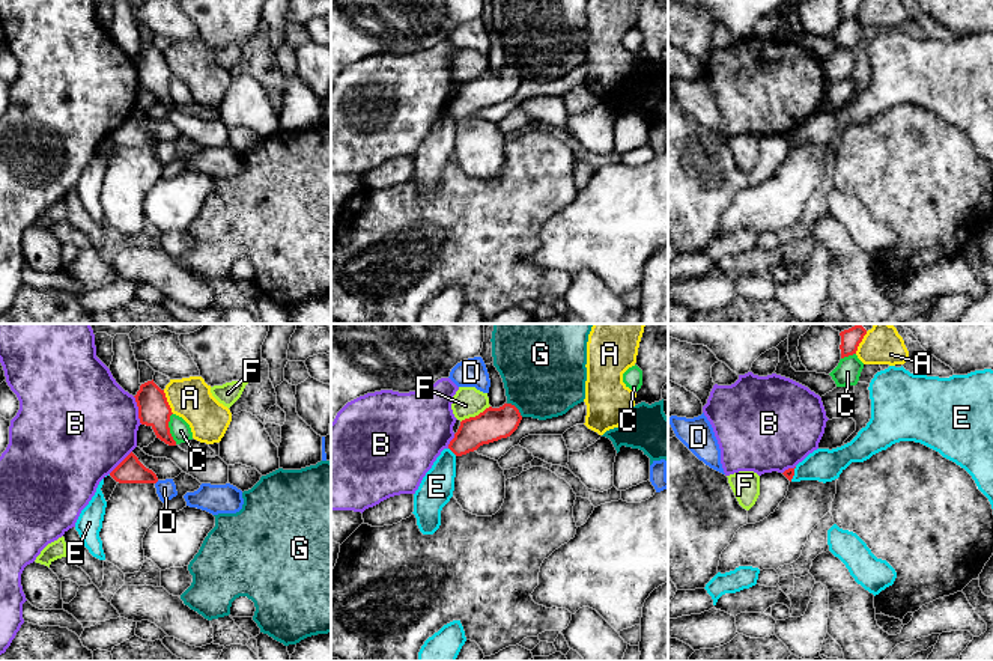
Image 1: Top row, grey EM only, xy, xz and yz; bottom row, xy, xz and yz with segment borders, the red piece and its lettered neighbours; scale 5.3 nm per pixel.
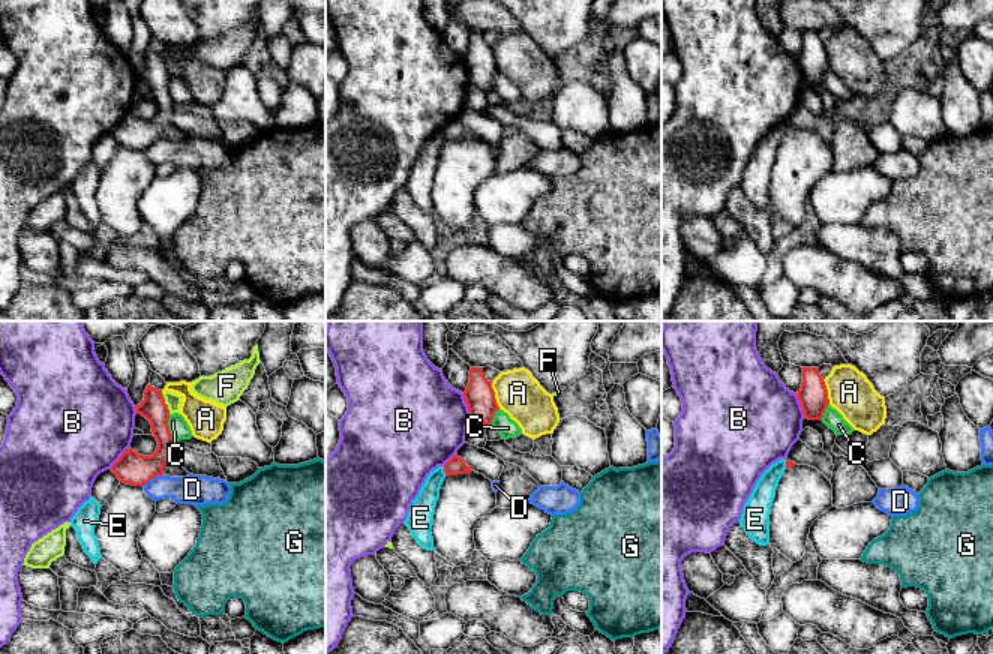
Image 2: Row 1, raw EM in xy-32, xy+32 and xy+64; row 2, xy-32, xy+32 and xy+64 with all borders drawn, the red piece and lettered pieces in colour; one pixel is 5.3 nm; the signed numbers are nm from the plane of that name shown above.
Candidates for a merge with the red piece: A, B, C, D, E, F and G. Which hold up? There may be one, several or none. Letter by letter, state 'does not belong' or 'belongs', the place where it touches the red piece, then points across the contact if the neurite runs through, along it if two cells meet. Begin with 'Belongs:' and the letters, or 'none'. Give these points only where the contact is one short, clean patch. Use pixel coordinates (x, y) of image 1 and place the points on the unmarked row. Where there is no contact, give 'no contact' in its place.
Belongs: none
A: does not belong; meets red in xy at (167, 65)
B: does not belong; meets red in xy at (139, 73)
C: does not belong; meets red in xy at (169, 91)
D: does not belong; no contact
E: does not belong; meets red in xz at (453, 115); border along xz (449, 110), (456, 118)
F: does not belong; meets red in xz at (476, 79)
G: does not belong; meets red in xz at (516, 71)

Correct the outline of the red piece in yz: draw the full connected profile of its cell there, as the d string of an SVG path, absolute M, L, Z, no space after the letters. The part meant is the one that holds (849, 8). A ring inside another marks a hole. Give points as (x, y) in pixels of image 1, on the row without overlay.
M841 0L841 21L856 17L864 0Z

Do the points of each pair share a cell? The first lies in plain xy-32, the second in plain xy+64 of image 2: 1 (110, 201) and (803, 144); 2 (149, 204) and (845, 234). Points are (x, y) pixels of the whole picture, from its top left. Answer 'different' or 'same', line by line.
1: same
2: different

